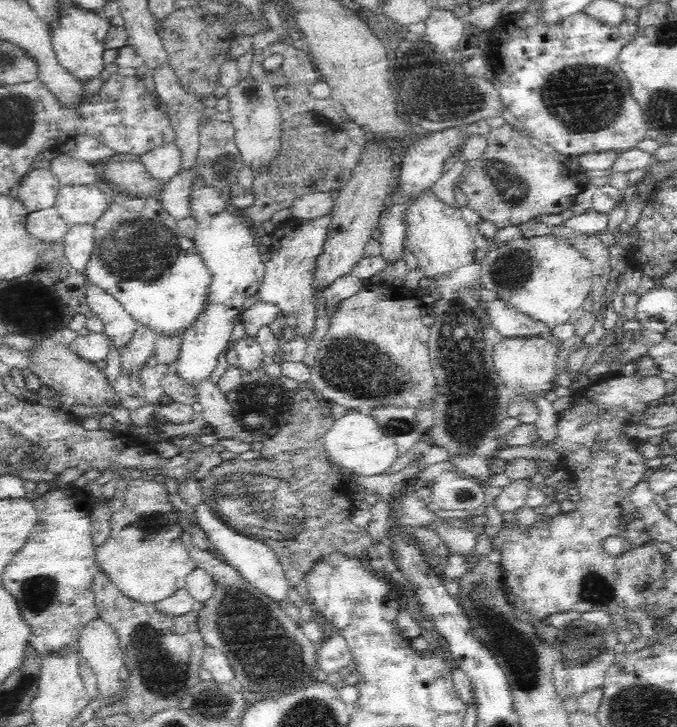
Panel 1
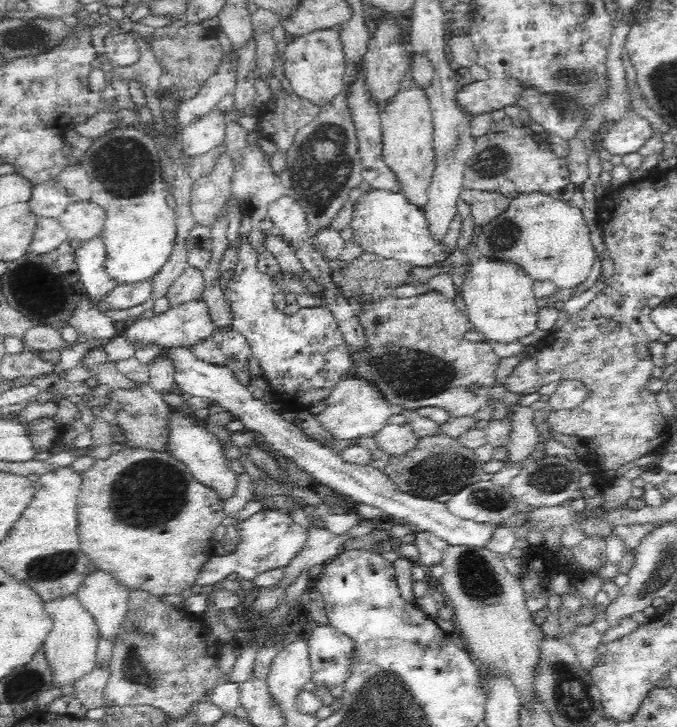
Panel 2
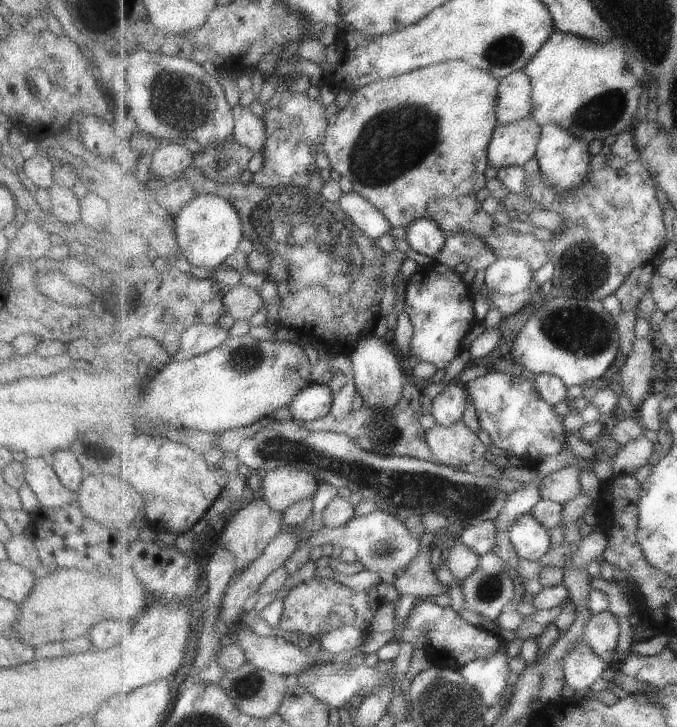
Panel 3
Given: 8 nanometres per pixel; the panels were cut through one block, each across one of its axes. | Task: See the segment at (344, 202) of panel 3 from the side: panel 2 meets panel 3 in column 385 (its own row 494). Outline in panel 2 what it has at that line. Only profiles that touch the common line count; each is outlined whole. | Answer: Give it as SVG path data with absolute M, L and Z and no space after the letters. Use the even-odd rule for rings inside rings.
M179 410L169 416L170 434L167 442L167 451L178 461L184 464L188 472L196 479L196 482L206 488L209 488L216 495L218 503L226 506L230 503L230 498L236 494L238 486L237 474L230 471L227 466L226 456L224 455L222 444L217 437L209 433L198 422L192 419L190 415L181 414Z

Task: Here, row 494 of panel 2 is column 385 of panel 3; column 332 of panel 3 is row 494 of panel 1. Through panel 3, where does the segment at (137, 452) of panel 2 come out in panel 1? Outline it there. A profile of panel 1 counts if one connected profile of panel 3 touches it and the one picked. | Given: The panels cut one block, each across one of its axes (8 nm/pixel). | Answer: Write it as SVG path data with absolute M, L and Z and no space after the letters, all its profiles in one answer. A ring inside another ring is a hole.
M143 479L128 483L125 505L119 513L112 514L110 538L108 542L97 545L96 561L100 565L100 571L109 577L120 594L140 604L156 606L185 589L187 575L197 567L190 559L184 544L180 542L181 524L184 523L183 512L180 511L177 501L167 493L164 484Z

